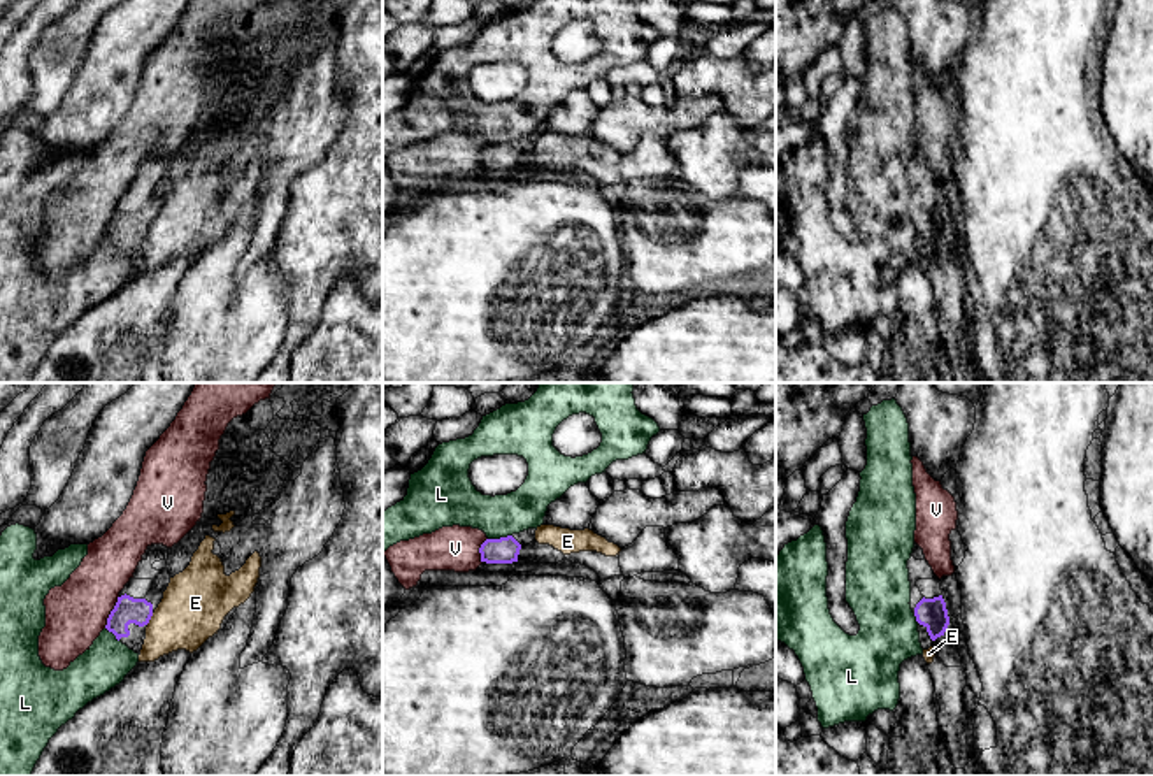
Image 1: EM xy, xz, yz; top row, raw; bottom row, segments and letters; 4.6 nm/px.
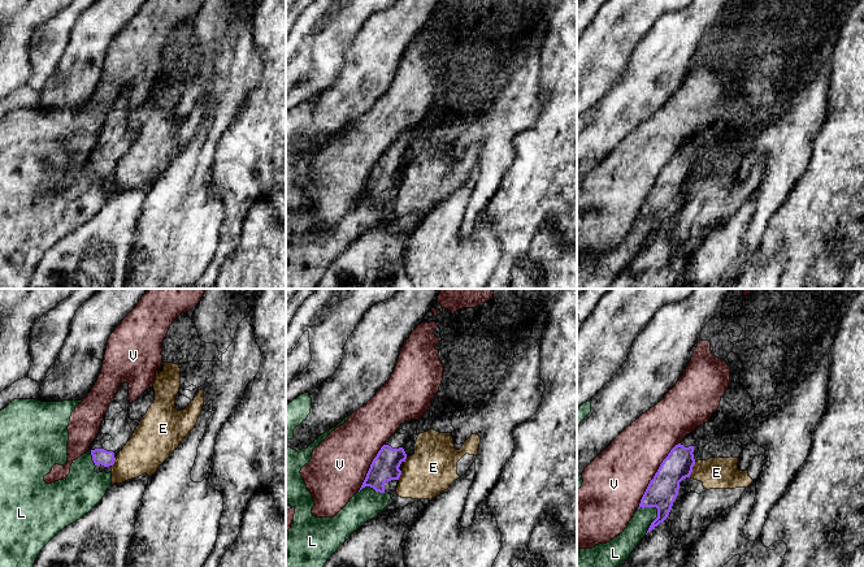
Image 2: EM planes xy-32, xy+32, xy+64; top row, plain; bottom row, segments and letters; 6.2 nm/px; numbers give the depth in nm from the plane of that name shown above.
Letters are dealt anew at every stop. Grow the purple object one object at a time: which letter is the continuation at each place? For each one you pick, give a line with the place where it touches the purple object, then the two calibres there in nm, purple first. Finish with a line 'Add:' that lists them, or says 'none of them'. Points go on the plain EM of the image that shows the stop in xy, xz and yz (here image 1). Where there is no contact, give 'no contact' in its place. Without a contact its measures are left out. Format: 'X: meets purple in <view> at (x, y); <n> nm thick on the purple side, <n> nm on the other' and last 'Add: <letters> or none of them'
Add: none of them

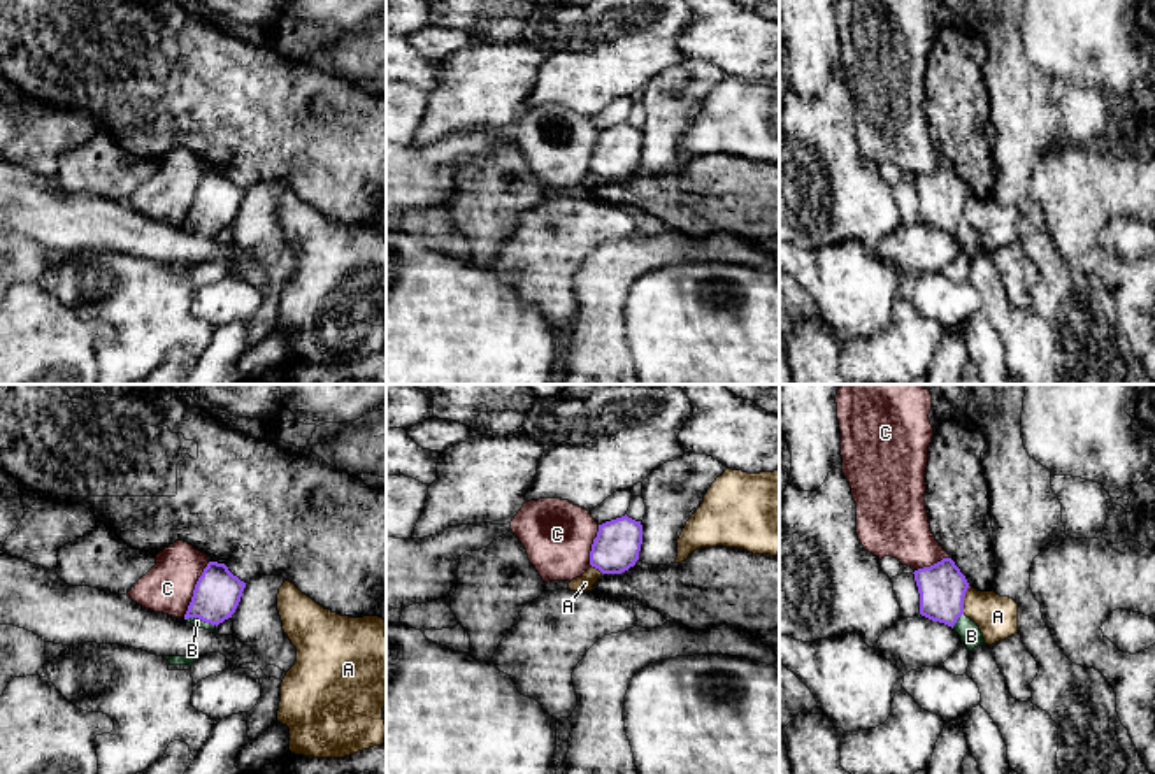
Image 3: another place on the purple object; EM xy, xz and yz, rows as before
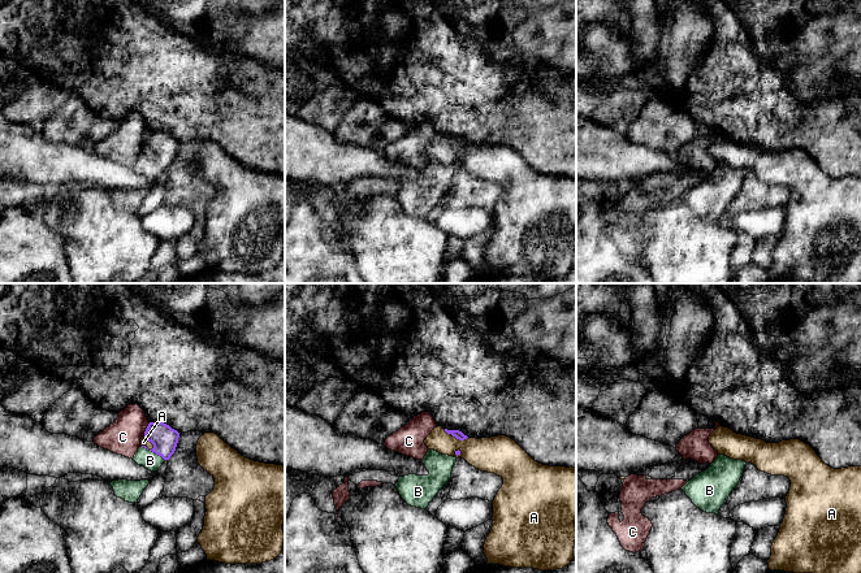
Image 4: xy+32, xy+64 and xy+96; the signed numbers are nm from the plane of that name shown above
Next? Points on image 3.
B: meets purple in xy at (202, 227); 220 nm thick on the purple side, 40 nm on the other
Add: B

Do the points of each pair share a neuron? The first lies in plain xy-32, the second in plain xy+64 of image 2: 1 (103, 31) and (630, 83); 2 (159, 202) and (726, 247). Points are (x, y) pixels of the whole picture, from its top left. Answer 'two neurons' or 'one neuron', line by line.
1: one neuron
2: one neuron

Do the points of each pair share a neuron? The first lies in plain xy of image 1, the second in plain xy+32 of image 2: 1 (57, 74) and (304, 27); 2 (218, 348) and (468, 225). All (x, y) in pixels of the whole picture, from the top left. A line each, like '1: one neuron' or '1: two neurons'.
1: one neuron
2: two neurons

